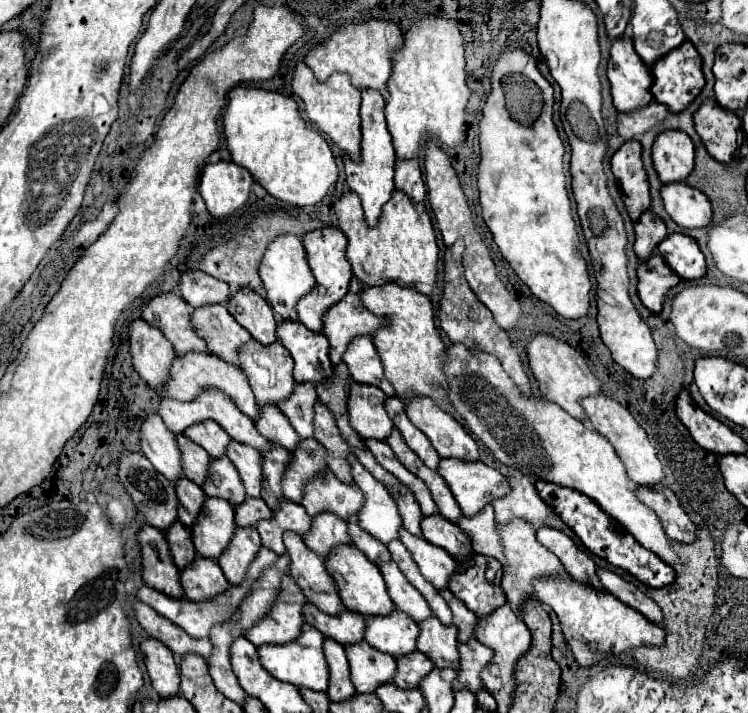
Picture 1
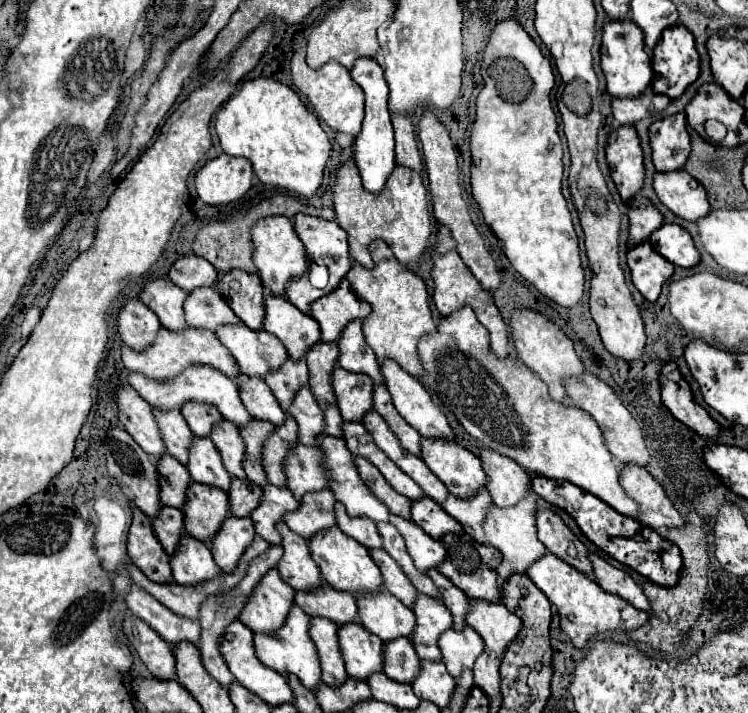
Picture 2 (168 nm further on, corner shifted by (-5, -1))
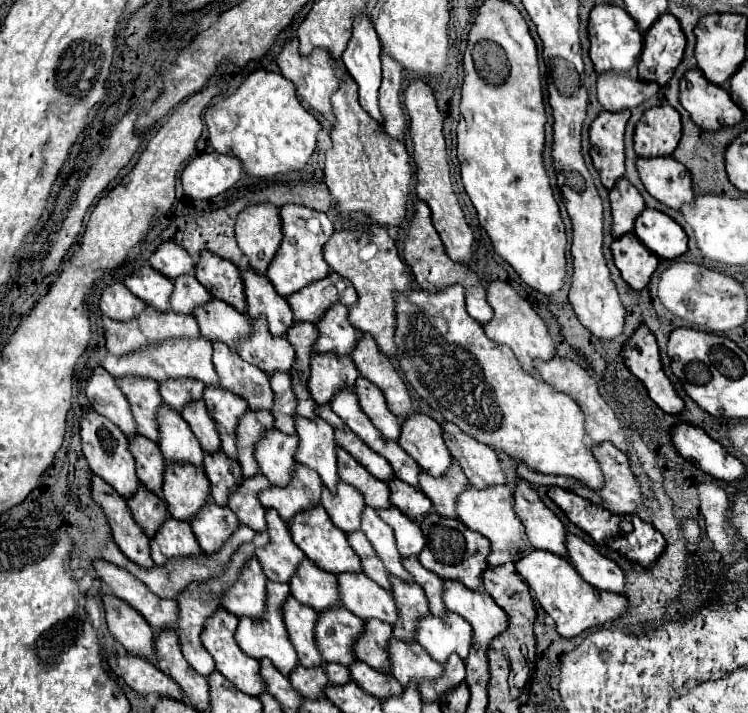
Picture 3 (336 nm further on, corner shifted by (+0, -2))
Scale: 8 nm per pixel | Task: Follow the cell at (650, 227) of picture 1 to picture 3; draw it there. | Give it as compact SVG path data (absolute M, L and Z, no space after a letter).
M621 177L609 191L609 199L611 199L611 219L613 219L611 233L613 237L621 237L633 229L635 217L645 209L645 201L625 177Z

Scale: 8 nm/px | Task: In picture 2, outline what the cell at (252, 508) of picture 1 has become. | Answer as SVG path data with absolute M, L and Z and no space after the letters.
M232 480L232 492L228 492L228 504L236 518L250 516L262 502L262 490L256 484L240 484L240 480Z

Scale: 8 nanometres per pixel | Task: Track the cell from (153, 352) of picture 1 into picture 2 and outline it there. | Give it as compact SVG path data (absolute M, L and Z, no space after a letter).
M134 300L120 310L118 332L128 348L144 352L154 344L160 332L160 320L156 320L156 314L152 310L144 308L144 304Z

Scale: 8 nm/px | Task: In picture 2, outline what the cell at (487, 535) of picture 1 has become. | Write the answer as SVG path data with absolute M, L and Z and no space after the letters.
M486 490L478 492L472 500L456 500L456 496L448 496L448 500L442 504L442 508L462 524L466 534L470 534L476 542L484 546L488 546L484 534L484 520L490 506L492 506L492 498Z

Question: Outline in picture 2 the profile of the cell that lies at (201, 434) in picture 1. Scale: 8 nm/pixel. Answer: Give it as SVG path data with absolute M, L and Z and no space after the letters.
M186 404L182 408L182 416L186 418L192 432L200 438L208 438L214 426L222 422L222 416L208 404Z

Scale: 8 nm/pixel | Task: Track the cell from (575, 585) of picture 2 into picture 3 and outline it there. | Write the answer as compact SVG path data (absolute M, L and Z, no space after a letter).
M533 549L521 561L515 563L515 569L527 581L539 605L553 617L557 631L563 637L577 637L585 629L613 621L627 607L625 597L619 597L619 593L599 591L591 587L587 581L583 581L583 577L575 571L575 567L565 557L559 557L555 553Z

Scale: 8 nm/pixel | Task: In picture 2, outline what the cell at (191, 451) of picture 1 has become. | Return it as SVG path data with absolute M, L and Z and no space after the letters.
M156 412L156 420L160 420L160 430L164 442L168 444L168 454L186 466L194 436L184 416L180 412Z

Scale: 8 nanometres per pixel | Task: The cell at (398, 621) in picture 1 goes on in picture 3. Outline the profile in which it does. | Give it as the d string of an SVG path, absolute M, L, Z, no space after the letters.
M341 573L337 583L343 607L347 607L357 617L373 619L375 615L381 615L375 619L385 623L397 621L397 609L391 593L371 581L365 573Z

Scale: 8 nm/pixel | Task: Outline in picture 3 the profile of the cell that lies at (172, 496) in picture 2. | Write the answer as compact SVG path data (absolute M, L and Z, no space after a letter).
M133 435L129 437L129 451L135 459L139 481L147 489L157 493L163 487L163 469L165 469L165 459L159 453L157 443L143 435Z

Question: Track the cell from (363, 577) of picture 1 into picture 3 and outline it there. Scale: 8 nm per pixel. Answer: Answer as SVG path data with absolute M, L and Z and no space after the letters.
M315 505L315 507L307 509L305 513L297 513L289 523L289 531L291 531L291 537L297 543L297 547L321 569L335 573L335 575L345 573L345 571L349 571L349 573L361 571L361 561L359 561L357 553L349 547L347 535L339 527L335 527L335 523L329 519L327 511L321 505Z

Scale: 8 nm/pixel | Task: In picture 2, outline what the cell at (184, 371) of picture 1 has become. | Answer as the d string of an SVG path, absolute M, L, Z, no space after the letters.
M162 328L160 338L156 338L156 344L152 344L148 352L132 352L132 348L122 346L122 362L128 370L140 372L146 378L158 382L174 380L190 366L212 366L222 374L226 374L228 378L232 378L232 382L236 384L240 376L240 366L236 364L236 360L232 360L228 348L224 348L224 344L216 336L212 336L212 332L196 332L196 328L190 328L188 332L164 332Z

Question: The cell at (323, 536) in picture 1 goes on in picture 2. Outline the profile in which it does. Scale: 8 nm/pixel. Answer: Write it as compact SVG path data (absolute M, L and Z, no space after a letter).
M314 492L304 496L302 506L296 514L288 514L284 522L290 530L300 534L302 538L310 540L314 534L324 532L336 524L334 514L336 498L332 492Z

